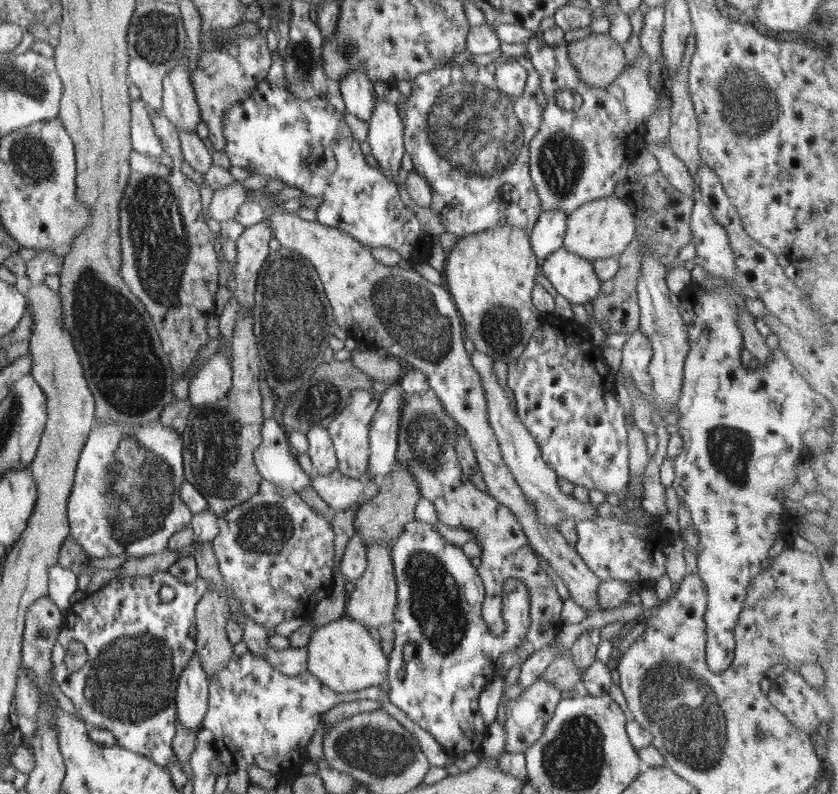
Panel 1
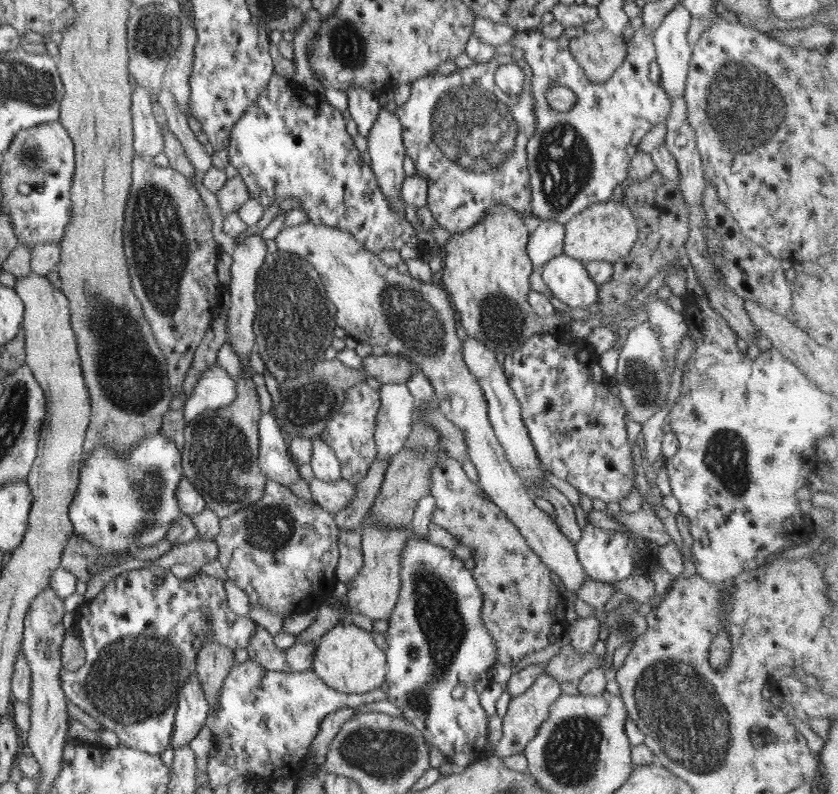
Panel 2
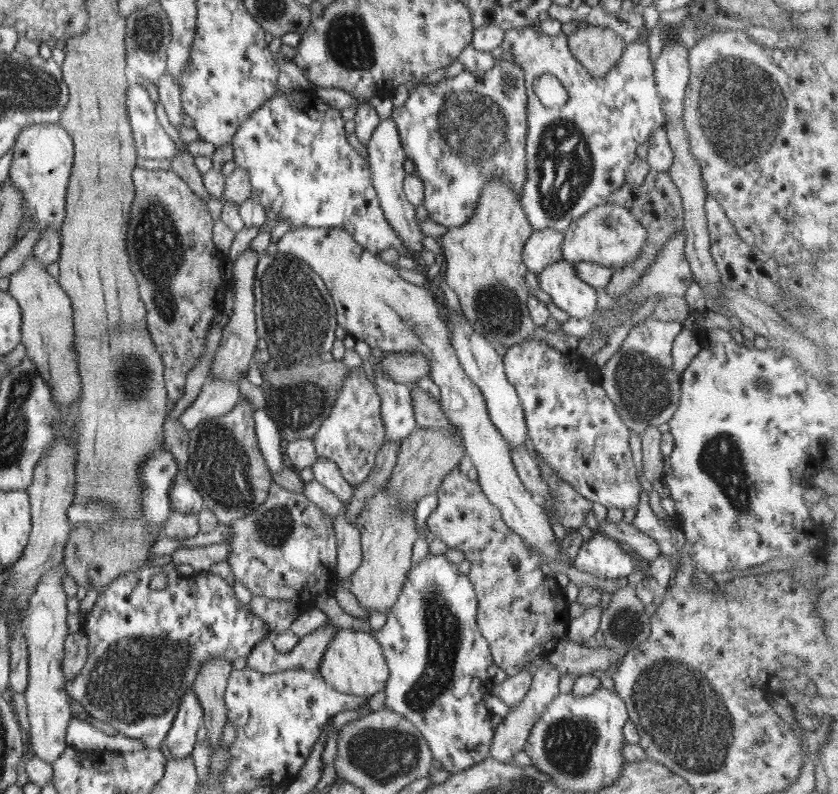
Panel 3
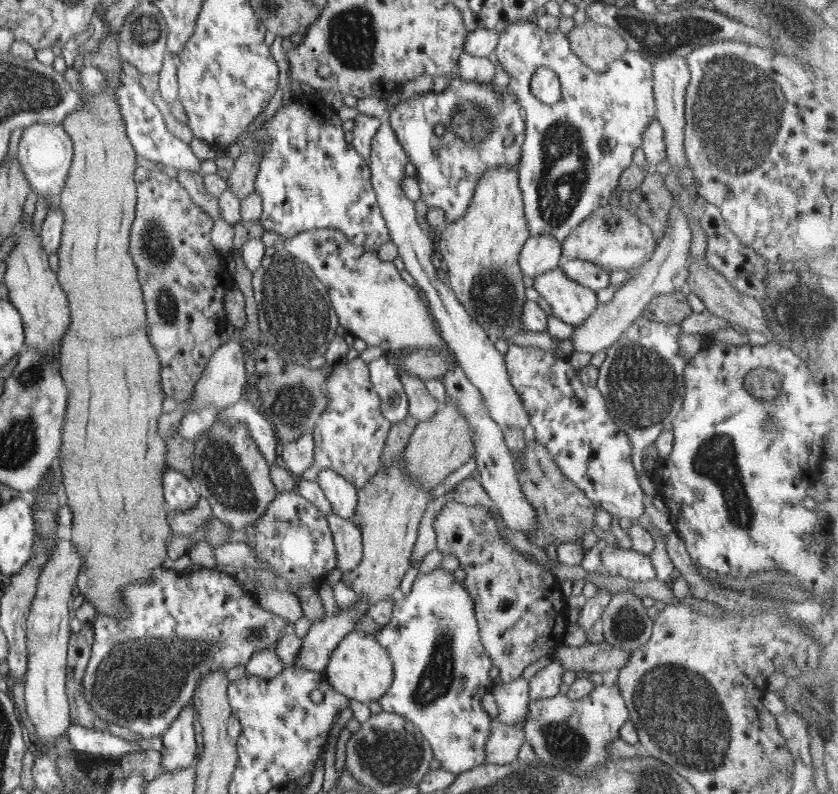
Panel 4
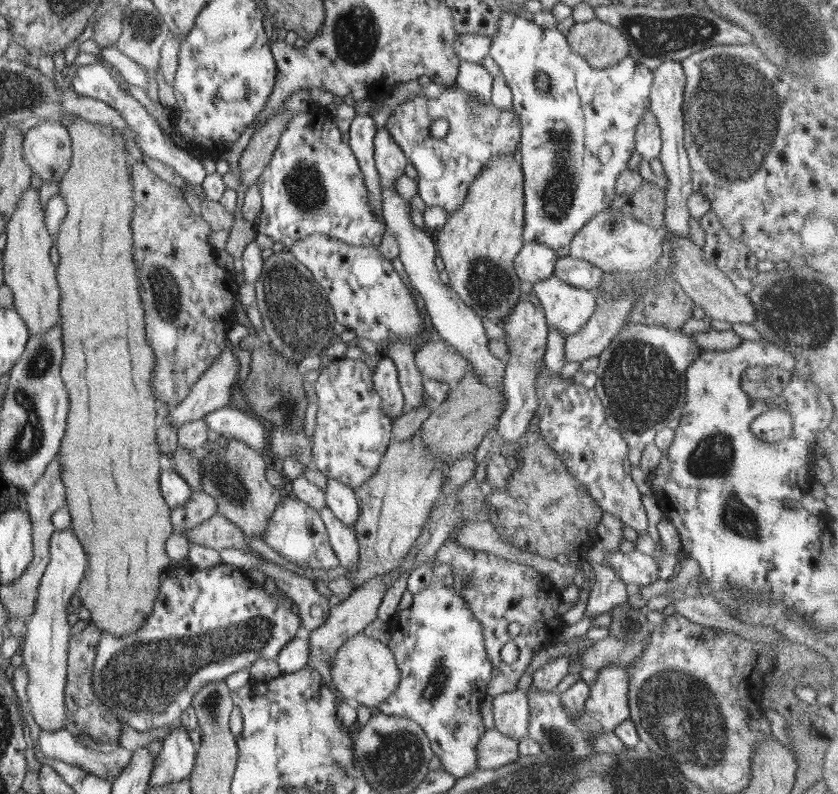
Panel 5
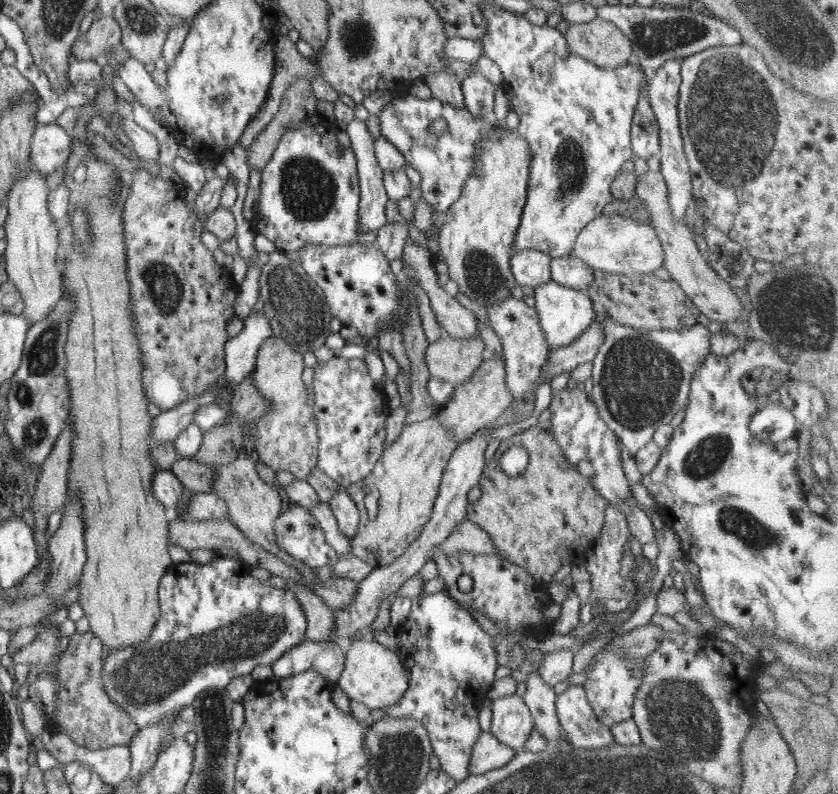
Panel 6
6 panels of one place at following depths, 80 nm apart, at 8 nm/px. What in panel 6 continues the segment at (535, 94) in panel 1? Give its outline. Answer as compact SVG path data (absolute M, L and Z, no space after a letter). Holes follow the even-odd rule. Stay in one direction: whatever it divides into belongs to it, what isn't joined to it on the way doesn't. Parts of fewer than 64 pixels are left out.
M413 94L392 99L378 116L381 135L386 137L386 142L390 142L404 155L409 166L420 173L421 197L434 212L446 212L460 198L463 186L475 167L476 143L489 136L493 125L500 123L486 123L475 117L466 106L458 108L434 97L420 99ZM436 118L443 118L448 124L448 130L442 135L431 135L428 131L428 126Z

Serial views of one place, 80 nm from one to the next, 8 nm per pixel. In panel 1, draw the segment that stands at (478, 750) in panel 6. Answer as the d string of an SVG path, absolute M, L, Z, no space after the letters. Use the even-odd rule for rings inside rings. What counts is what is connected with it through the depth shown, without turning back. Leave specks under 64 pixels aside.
M542 678L525 688L518 697L508 700L505 727L508 735L505 736L505 752L523 753L530 748L543 735L545 726L550 722L561 700L562 691Z

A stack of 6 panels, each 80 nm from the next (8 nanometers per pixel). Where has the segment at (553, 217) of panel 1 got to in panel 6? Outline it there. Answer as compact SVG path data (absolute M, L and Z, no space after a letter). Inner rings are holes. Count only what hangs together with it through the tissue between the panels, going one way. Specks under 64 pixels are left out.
M526 249L513 253L511 271L520 286L537 287L551 279L553 258L539 250Z

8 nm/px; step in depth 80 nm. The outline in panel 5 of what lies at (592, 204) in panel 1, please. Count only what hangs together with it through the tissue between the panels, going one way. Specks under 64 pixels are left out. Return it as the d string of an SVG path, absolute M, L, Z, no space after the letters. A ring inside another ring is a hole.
M610 207L598 212L572 237L569 256L590 262L606 273L631 272L637 276L642 270L654 266L662 254L662 234L654 227L624 215Z

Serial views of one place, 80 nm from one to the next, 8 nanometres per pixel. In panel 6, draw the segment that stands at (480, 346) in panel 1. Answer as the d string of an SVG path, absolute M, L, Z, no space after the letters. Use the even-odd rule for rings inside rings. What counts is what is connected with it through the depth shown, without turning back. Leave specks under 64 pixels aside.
M500 121L491 128L489 136L476 143L478 148L475 167L463 186L460 198L446 211L446 222L435 231L434 249L444 256L450 277L459 286L459 291L488 308L488 302L502 302L512 295L513 288L520 286L511 271L511 257L515 234L517 233L528 194L530 147L526 138L517 130Z

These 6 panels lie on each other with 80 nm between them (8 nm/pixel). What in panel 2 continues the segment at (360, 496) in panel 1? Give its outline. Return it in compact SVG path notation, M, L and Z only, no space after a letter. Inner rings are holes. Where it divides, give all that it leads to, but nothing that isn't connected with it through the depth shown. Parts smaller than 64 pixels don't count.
M314 478L309 483L314 502L333 516L349 503L354 495L354 485L346 480L324 482Z

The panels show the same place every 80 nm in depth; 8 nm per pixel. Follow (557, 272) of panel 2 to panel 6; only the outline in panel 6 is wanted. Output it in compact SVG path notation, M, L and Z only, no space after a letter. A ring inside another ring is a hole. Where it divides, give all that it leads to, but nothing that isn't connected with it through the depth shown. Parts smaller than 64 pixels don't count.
M552 279L534 289L535 307L539 314L548 350L554 351L562 346L570 346L570 343L581 336L596 318L596 305L584 291L566 288Z

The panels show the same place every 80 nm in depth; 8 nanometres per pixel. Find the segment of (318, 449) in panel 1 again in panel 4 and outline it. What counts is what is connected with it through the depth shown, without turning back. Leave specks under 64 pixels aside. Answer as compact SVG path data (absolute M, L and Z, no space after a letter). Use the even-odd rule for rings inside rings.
M319 469L317 484L322 488L324 495L332 505L333 512L343 519L352 518L359 502L358 489L336 474L332 469Z

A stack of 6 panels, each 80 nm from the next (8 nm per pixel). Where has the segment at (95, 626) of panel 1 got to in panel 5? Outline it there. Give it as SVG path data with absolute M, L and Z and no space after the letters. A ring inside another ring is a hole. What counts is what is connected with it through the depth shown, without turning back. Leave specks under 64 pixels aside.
M219 563L213 567L198 569L193 565L182 565L178 567L168 566L164 570L164 575L155 596L151 615L148 615L146 622L140 626L140 630L134 631L125 637L112 637L110 633L102 631L100 642L98 642L97 651L93 660L93 669L91 672L92 690L94 694L110 708L109 713L126 722L138 732L146 732L150 728L168 728L170 724L178 724L180 715L185 712L193 701L196 694L204 685L214 681L224 681L225 678L233 672L243 670L246 666L250 666L257 658L265 658L276 660L281 648L296 637L296 631L303 625L298 614L291 610L291 598L283 591L266 592L263 585L258 585L252 581L239 566L233 564Z

